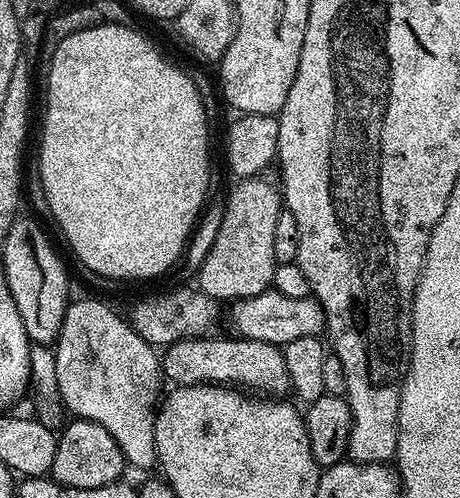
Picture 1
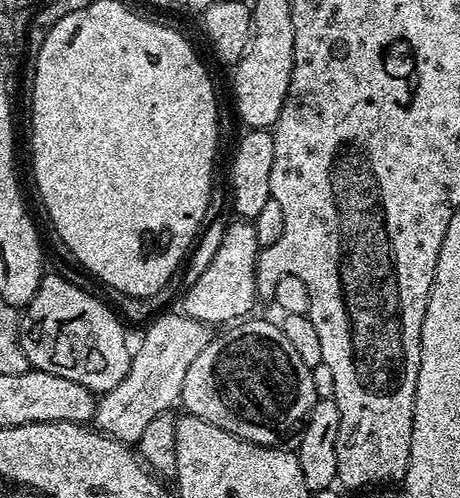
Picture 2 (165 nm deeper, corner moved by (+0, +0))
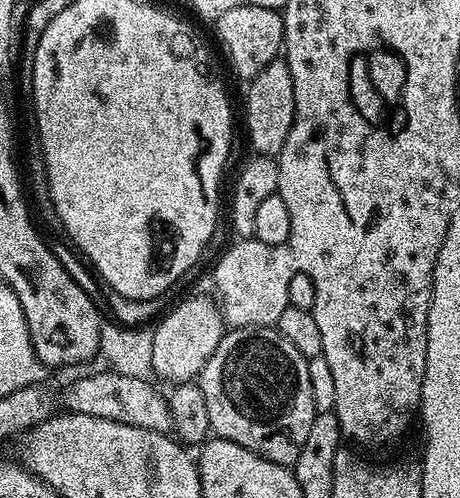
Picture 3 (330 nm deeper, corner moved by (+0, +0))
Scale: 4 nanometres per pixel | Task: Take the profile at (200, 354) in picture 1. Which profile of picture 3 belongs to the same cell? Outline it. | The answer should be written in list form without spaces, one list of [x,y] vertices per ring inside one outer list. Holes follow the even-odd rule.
[[[274,326],[266,328],[232,328],[225,331],[224,336],[218,342],[218,350],[210,354],[206,366],[201,370],[198,377],[198,383],[202,390],[202,398],[206,398],[206,414],[210,414],[210,429],[219,439],[229,440],[262,458],[266,458],[275,464],[285,466],[295,466],[298,462],[298,453],[306,442],[308,431],[310,431],[310,422],[314,422],[316,417],[316,407],[314,406],[314,390],[310,390],[310,370],[308,369],[309,357],[298,354],[294,345],[285,338]]]

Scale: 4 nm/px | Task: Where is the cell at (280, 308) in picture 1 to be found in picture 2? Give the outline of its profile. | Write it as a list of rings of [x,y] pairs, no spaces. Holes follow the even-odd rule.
[[[165,311],[155,317],[143,329],[144,337],[140,345],[135,345],[132,366],[126,378],[114,390],[99,397],[94,417],[96,431],[132,446],[140,441],[142,430],[146,430],[154,418],[180,404],[182,382],[186,382],[190,365],[194,363],[194,358],[198,358],[198,354],[202,354],[202,350],[206,350],[214,332],[203,321],[172,311]]]

